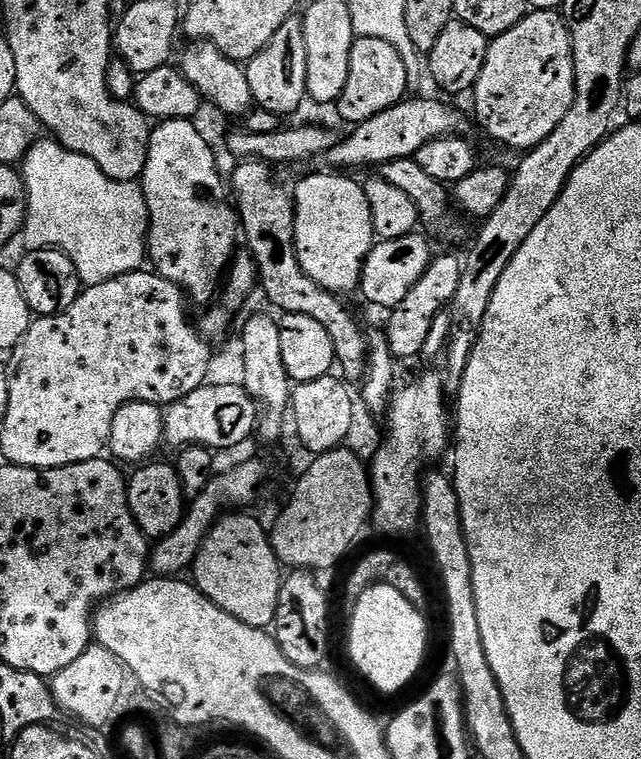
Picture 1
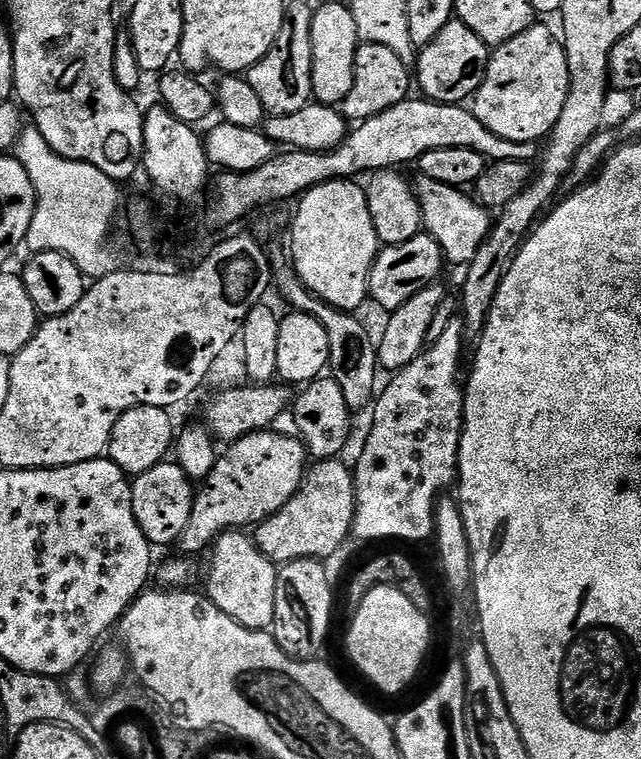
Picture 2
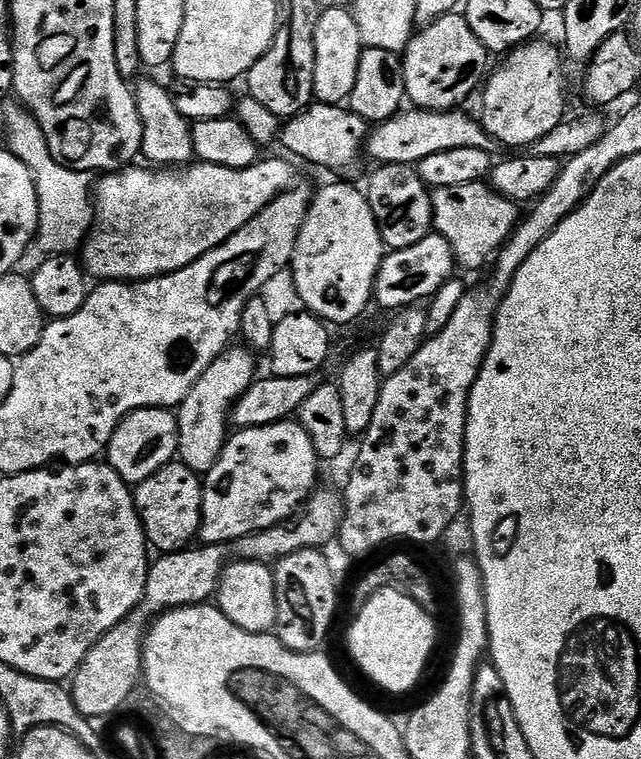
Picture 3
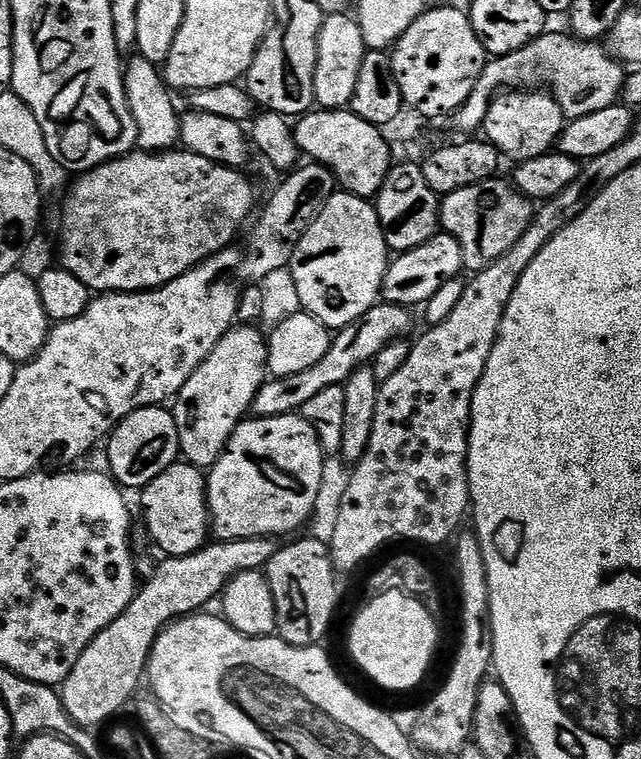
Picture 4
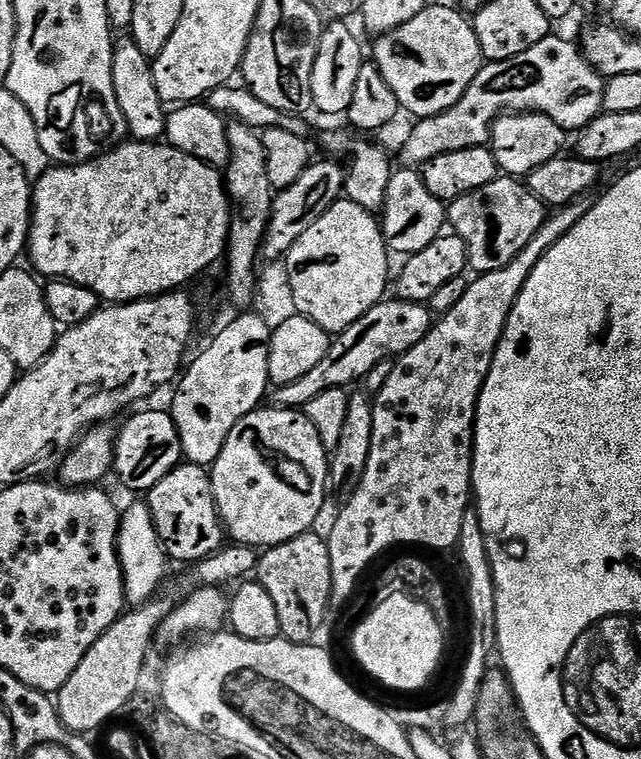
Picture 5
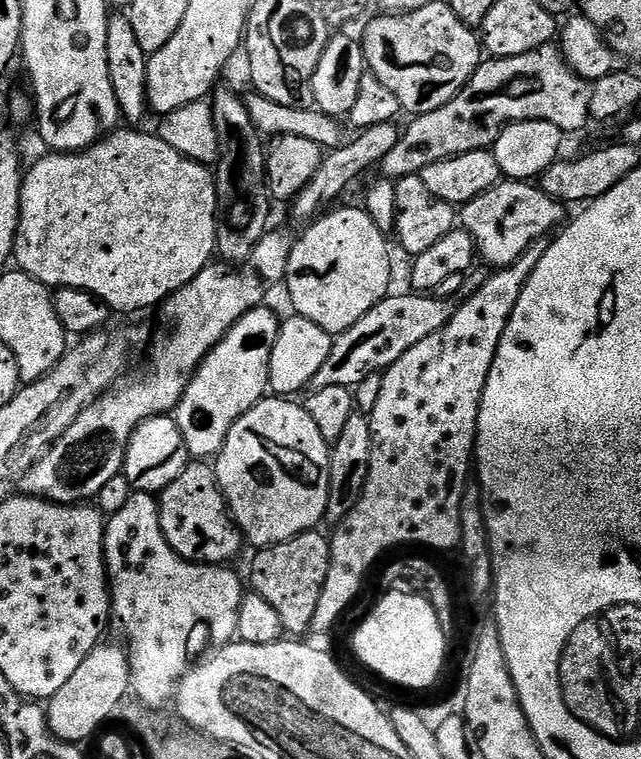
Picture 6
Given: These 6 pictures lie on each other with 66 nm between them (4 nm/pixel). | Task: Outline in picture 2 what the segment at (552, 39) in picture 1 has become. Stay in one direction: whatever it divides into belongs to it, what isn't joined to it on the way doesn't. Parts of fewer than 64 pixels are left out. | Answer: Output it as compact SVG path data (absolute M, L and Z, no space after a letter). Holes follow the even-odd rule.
M536 22L489 55L484 81L474 97L474 111L482 126L502 138L540 142L558 122L562 106L566 106L569 86L570 70L563 43L552 37L546 25Z

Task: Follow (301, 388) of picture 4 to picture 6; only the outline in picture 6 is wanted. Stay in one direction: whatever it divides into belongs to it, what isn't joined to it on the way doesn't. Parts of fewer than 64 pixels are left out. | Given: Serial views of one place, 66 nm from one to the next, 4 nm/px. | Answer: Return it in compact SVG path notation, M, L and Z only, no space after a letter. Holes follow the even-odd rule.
M389 294L379 300L350 330L339 333L332 341L330 355L322 362L322 370L314 374L311 387L358 385L371 372L383 373L406 350L418 346L422 338L430 338L442 330L456 315L457 301L452 298L437 298L432 294L411 294L412 296L395 296Z

